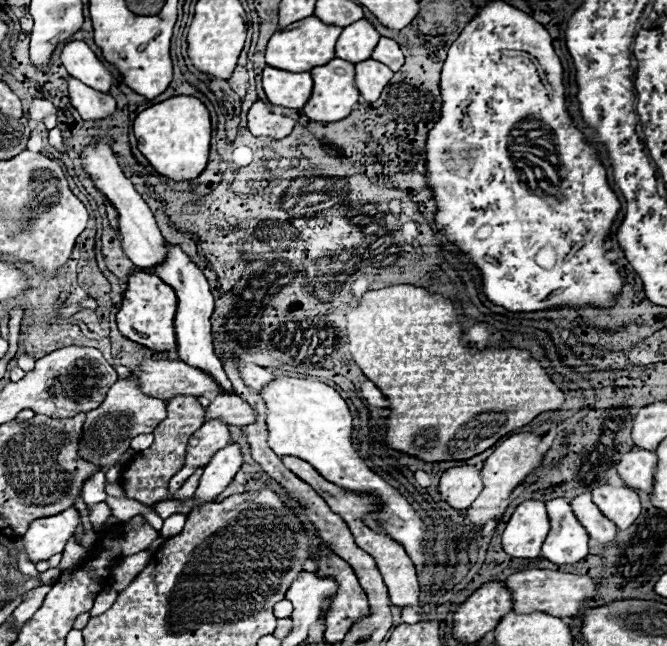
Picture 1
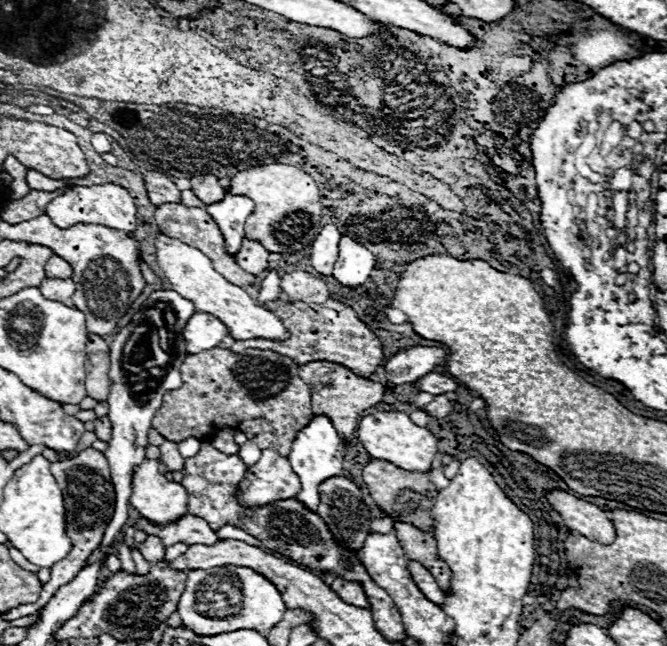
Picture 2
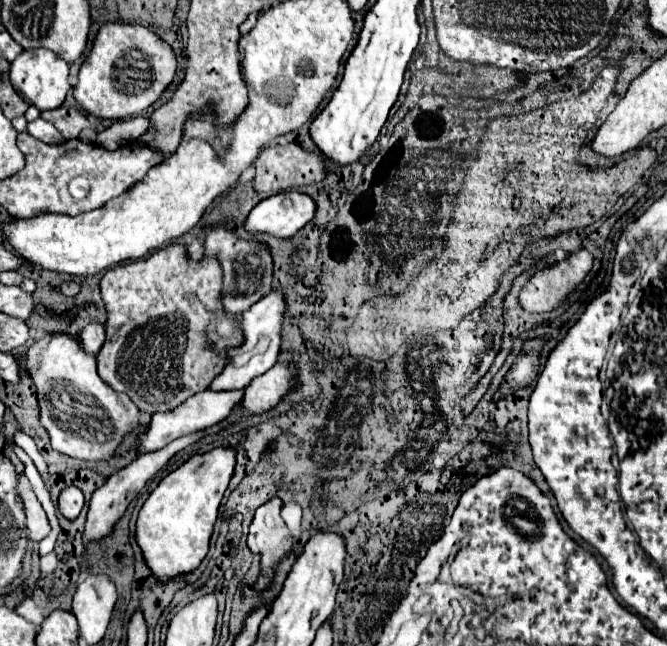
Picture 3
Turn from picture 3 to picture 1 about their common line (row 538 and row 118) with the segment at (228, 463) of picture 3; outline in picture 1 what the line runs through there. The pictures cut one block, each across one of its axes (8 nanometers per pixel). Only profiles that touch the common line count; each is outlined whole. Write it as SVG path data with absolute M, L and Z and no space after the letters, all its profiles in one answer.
M174 96L174 98L168 98L168 100L160 102L160 104L154 104L154 106L146 108L134 120L134 134L138 138L138 150L144 154L144 158L152 164L152 168L160 176L166 176L168 180L174 180L174 182L194 180L196 176L202 174L202 170L208 164L210 132L212 132L210 114L208 114L206 106L198 98L192 98L192 96Z

